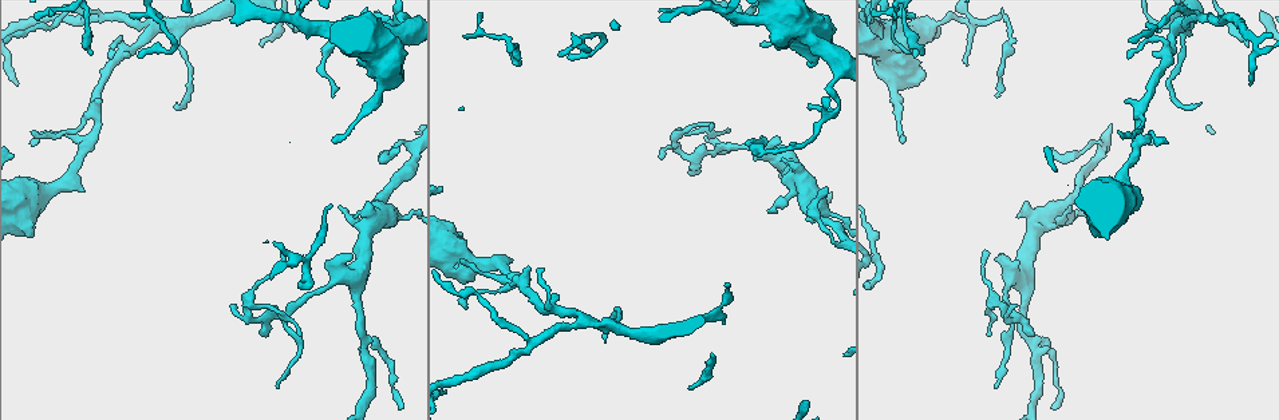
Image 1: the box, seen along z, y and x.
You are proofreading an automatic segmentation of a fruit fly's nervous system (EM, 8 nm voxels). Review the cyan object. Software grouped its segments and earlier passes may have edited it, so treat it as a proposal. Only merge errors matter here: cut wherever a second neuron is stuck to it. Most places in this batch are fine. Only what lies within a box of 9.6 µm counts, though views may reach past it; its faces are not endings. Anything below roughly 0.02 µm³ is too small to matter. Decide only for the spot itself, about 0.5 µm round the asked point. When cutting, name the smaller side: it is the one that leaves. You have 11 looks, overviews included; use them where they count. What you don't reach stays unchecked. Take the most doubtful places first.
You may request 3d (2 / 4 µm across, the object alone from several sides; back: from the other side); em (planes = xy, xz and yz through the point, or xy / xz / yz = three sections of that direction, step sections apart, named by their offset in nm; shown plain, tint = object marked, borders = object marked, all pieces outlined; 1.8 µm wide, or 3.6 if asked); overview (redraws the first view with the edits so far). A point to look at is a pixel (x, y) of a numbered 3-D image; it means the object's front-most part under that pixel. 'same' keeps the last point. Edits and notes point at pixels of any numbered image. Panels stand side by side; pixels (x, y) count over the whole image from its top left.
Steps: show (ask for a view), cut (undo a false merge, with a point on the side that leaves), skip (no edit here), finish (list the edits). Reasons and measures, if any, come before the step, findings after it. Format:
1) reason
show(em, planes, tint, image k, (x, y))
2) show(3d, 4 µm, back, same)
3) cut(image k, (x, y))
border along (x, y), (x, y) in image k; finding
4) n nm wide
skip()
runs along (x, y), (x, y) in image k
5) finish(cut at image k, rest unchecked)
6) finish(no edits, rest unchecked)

branch point
show(3d, 4 µm, image 1, (1033, 340))

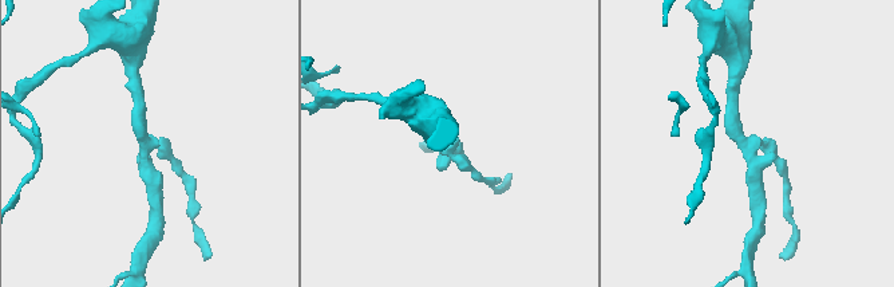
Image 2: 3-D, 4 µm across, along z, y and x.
now the EM
show(em, planes, tint, image 2, (149, 144))

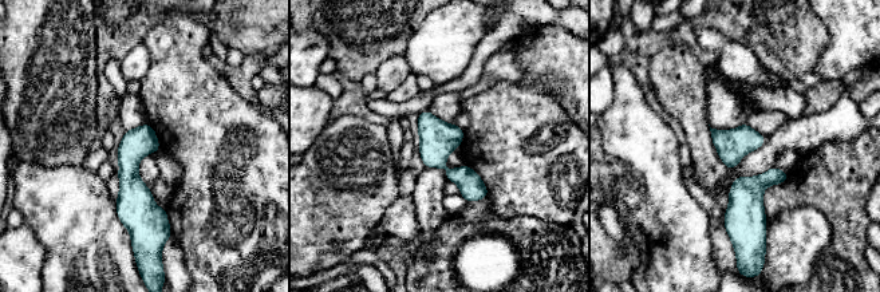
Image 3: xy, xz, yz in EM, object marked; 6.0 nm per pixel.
skip()
runs along (421, 117), (434, 156), (482, 194) in image 3; continuous, no second neuron

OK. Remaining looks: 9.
abrupt turn
show(em, xy, step 8, tint, image 1, (1009, 319))

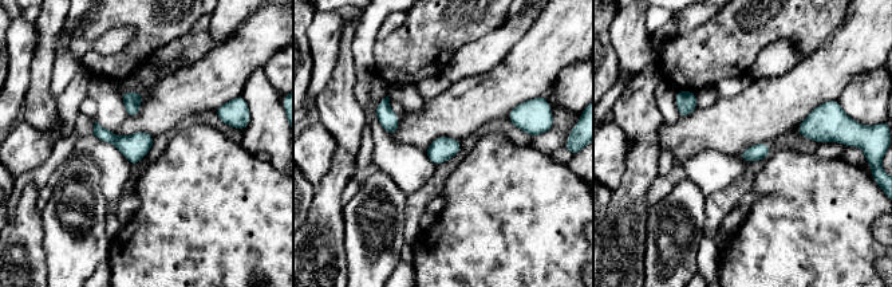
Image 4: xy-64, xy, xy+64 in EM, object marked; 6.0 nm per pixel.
show(em, planes, borders, same)

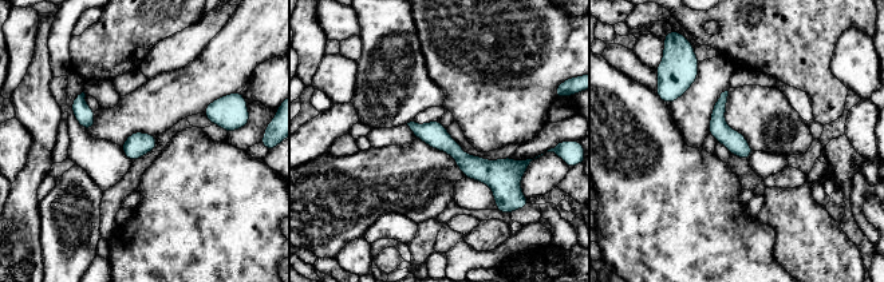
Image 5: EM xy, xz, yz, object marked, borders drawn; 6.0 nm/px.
skip()
all the same neuron

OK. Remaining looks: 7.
sharp bend
show(em, 3.6 µm, yz, step 4, tint, image 1, (22, 192))

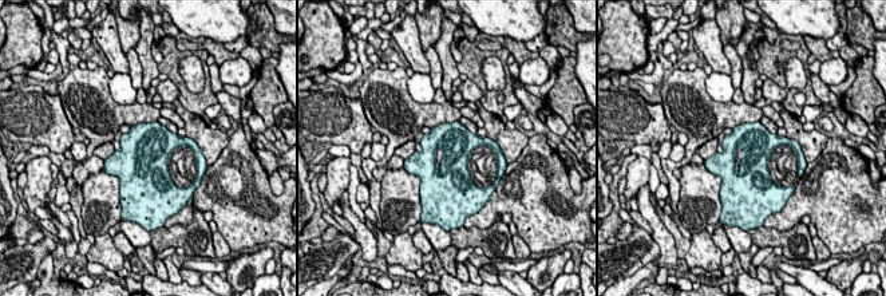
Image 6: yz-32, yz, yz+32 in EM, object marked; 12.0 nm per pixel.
skip()
all the same neuron

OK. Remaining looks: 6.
thick turns thin
show(3d, 4 µm, image 1, (815, 41))

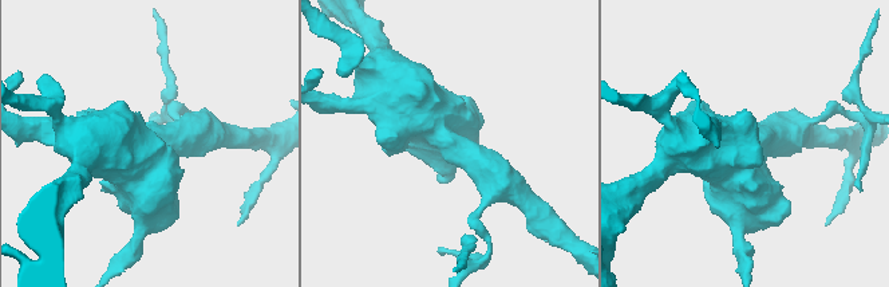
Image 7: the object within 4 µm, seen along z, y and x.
shape alone is not enough
show(em, 3.6 µm, planes, tint, image 7, (444, 137))

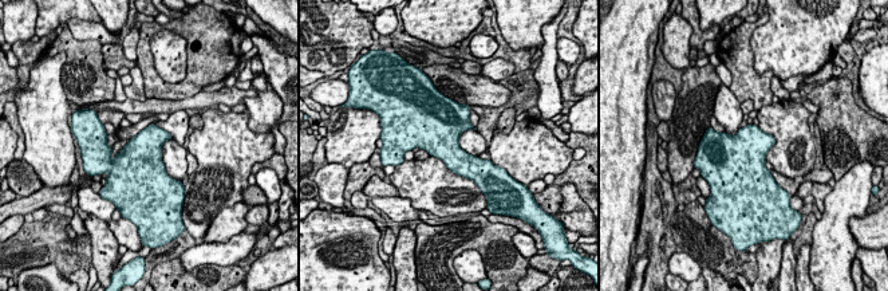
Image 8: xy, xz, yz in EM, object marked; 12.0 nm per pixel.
skip()
continuous, no second neuron

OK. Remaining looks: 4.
finish(no edits, rest unchecked)

